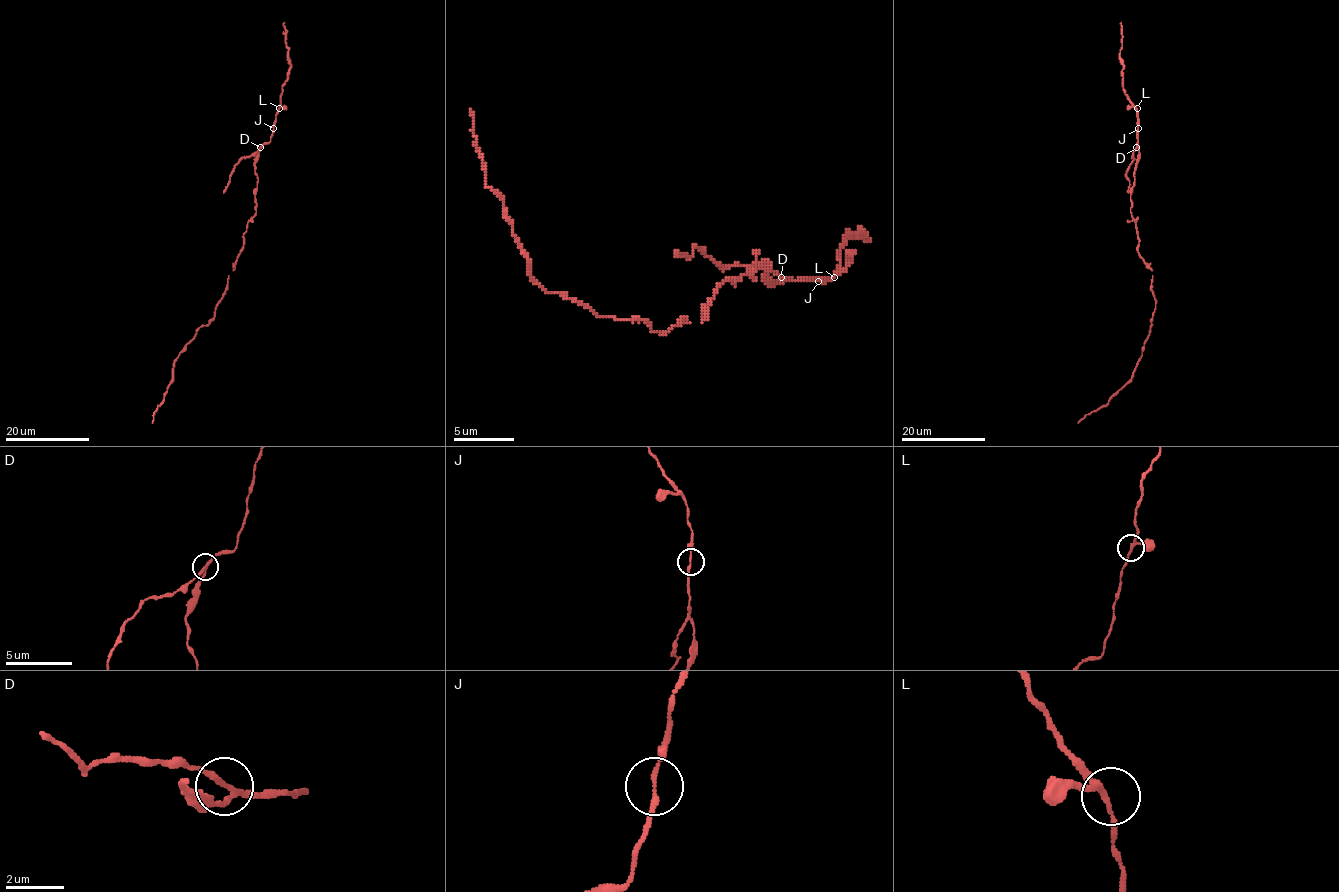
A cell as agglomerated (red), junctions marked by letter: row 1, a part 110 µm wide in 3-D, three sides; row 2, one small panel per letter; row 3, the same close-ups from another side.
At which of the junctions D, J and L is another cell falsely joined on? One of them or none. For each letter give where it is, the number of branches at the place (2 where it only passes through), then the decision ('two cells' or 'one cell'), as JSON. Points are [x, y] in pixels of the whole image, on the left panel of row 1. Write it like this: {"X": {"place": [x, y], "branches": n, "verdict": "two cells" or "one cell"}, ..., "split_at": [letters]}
{"D": {"place": [260, 147], "branches": 3, "verdict": "two cells"}, "J": {"place": [273, 128], "branches": 2, "verdict": "one cell"}, "L": {"place": [279, 108], "branches": 3, "verdict": "one cell"}, "split_at": ["D"]}

